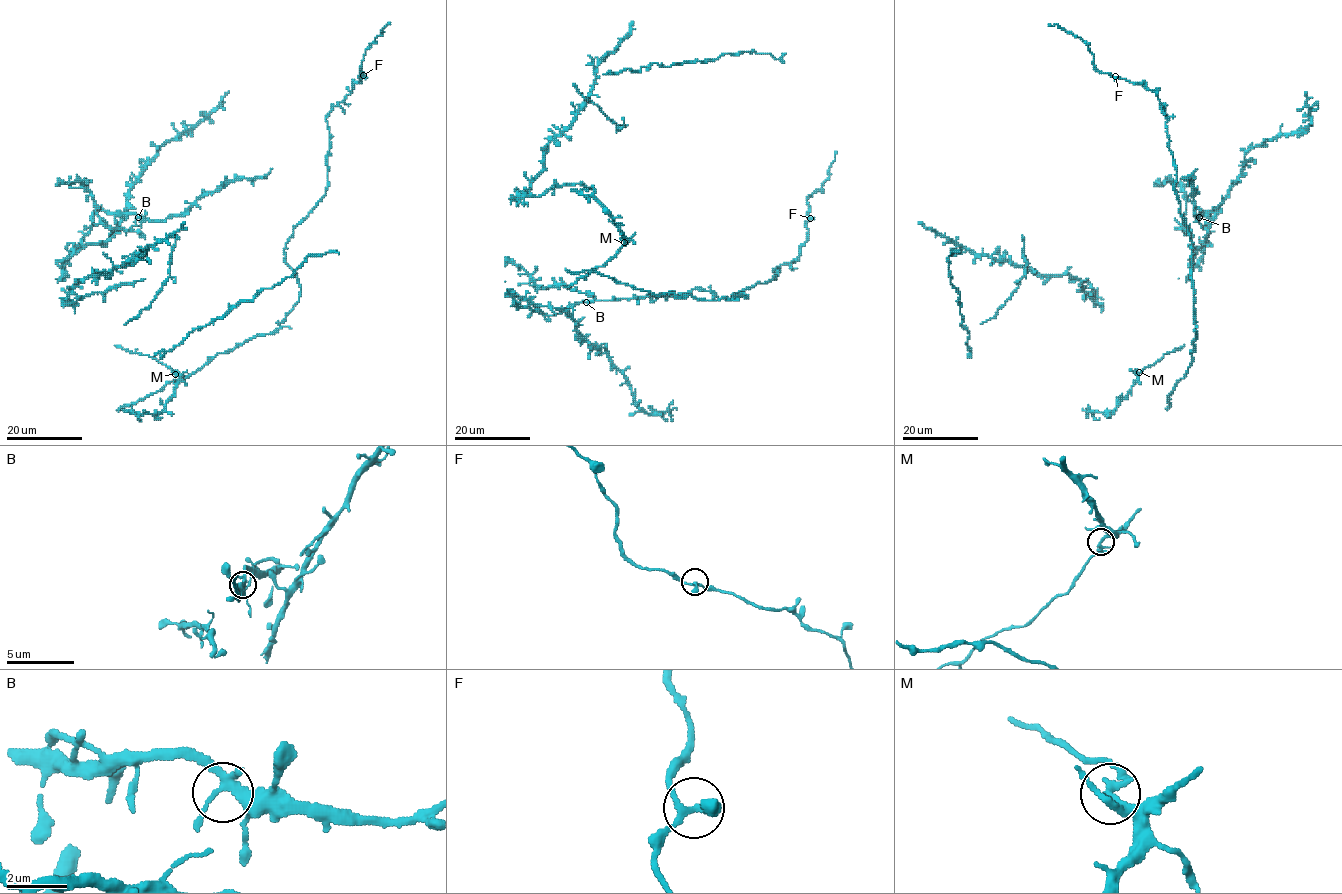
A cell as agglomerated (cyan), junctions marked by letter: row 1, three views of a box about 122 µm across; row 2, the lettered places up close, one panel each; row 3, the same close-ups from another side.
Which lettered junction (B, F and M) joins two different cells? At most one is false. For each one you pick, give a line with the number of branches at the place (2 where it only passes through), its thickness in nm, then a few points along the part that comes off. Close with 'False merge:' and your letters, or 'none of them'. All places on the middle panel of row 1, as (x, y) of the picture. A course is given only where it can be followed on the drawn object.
M: 3 | 170 nm | (624, 242), (602, 266), (563, 287)
False merge: M

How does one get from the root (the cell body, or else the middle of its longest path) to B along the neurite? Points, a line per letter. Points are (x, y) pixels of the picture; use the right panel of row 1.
B: (1197, 264), (1203, 253), (1212, 210), (1200, 213), (1199, 217)

